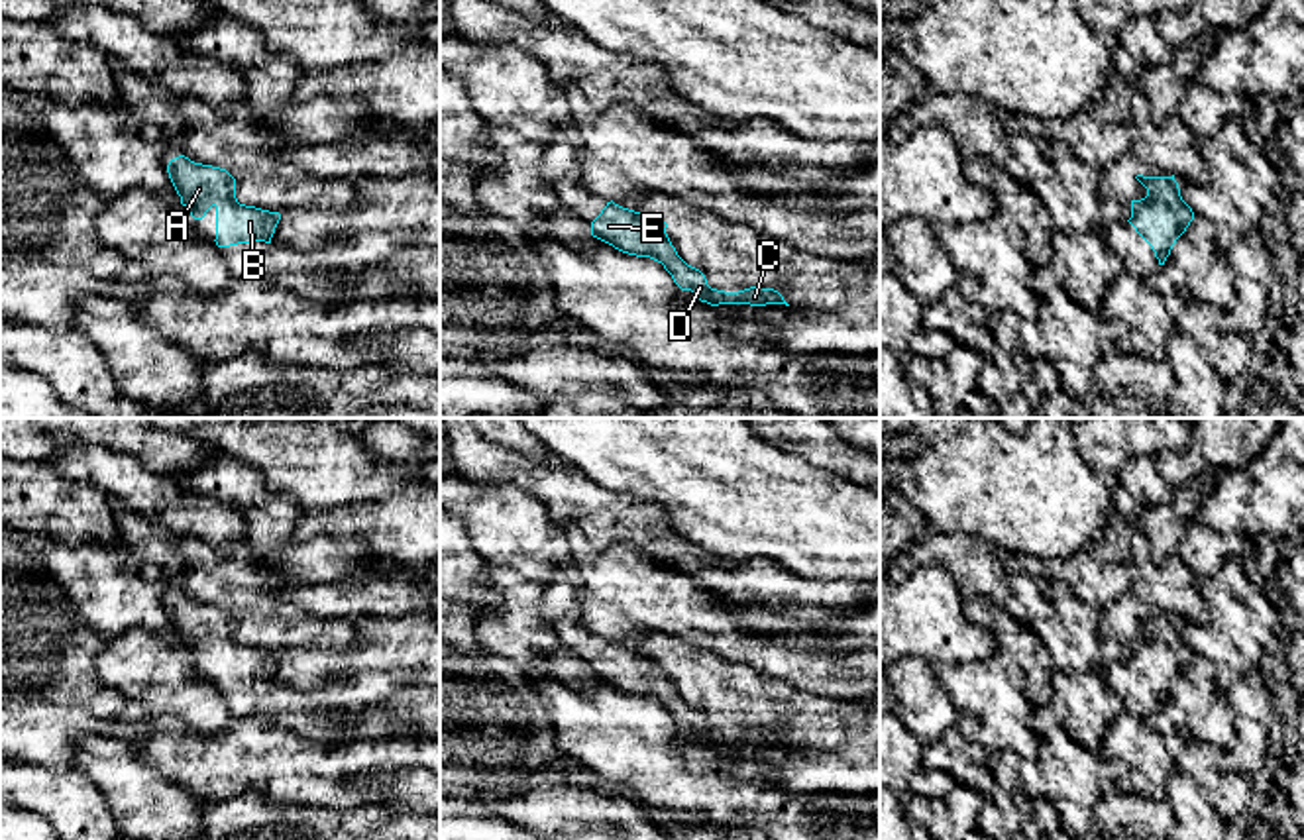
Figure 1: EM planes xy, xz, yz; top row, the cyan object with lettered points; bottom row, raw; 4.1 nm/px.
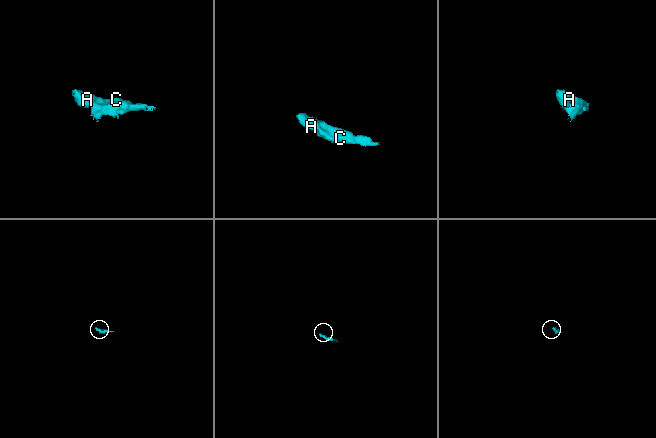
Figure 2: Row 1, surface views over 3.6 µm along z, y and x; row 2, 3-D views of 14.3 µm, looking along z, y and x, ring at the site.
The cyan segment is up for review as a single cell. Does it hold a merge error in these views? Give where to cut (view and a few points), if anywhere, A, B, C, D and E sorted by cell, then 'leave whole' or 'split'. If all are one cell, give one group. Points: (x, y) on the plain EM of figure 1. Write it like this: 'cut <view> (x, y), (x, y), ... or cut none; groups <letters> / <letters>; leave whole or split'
cut none; groups A B C D E; leave whole

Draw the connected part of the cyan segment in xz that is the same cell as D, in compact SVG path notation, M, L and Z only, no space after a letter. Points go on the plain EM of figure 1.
M613 640L601 650L601 654L591 661L591 675L613 685L615 689L636 695L650 697L664 705L672 714L674 722L681 730L691 730L701 742L711 746L719 744L786 744L784 736L774 728L750 726L738 732L725 732L711 728L705 714L687 705L672 685L668 673L668 663L652 657L650 652L634 652L615 644Z

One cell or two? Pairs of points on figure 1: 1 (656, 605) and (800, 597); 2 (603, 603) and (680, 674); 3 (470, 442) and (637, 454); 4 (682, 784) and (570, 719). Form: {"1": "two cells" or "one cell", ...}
{"1": "two cells", "2": "two cells", "3": "two cells", "4": "one cell"}

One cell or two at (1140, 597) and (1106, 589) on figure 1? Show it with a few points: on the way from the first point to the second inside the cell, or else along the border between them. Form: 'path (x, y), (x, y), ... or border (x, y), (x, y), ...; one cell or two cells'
border (1128, 568), (1130, 591), (1124, 601); two cells

